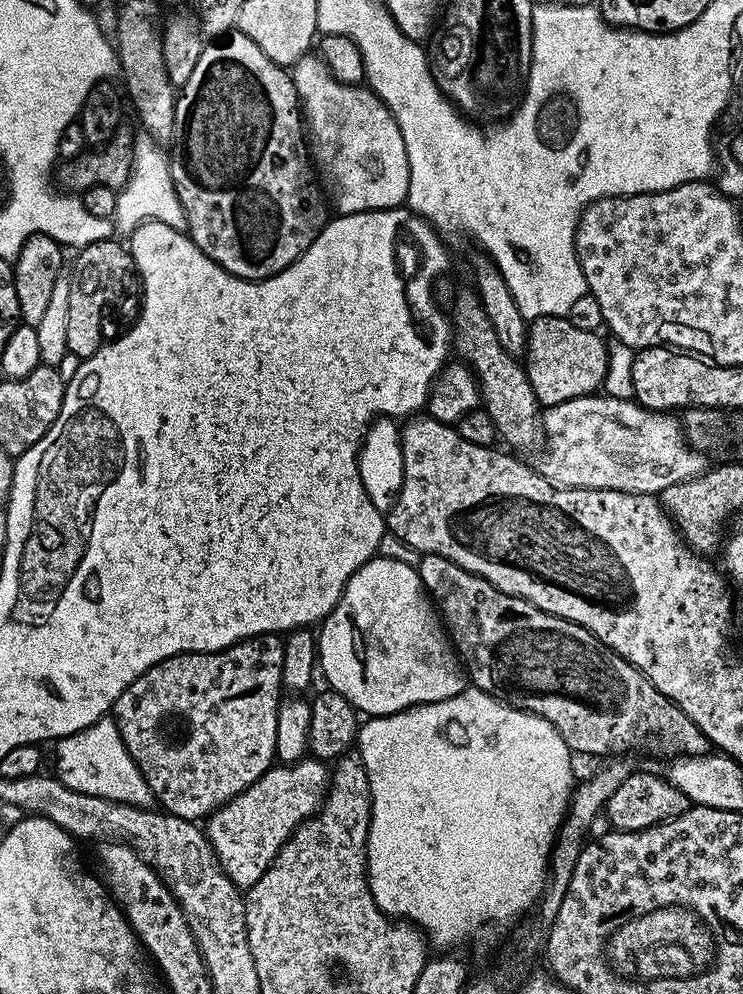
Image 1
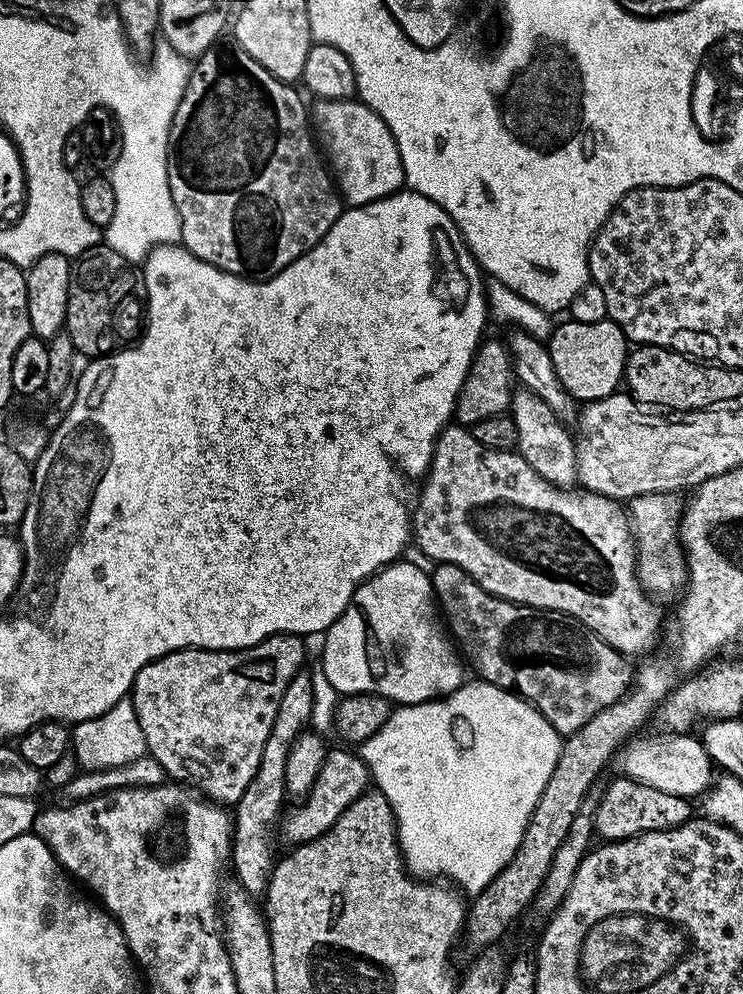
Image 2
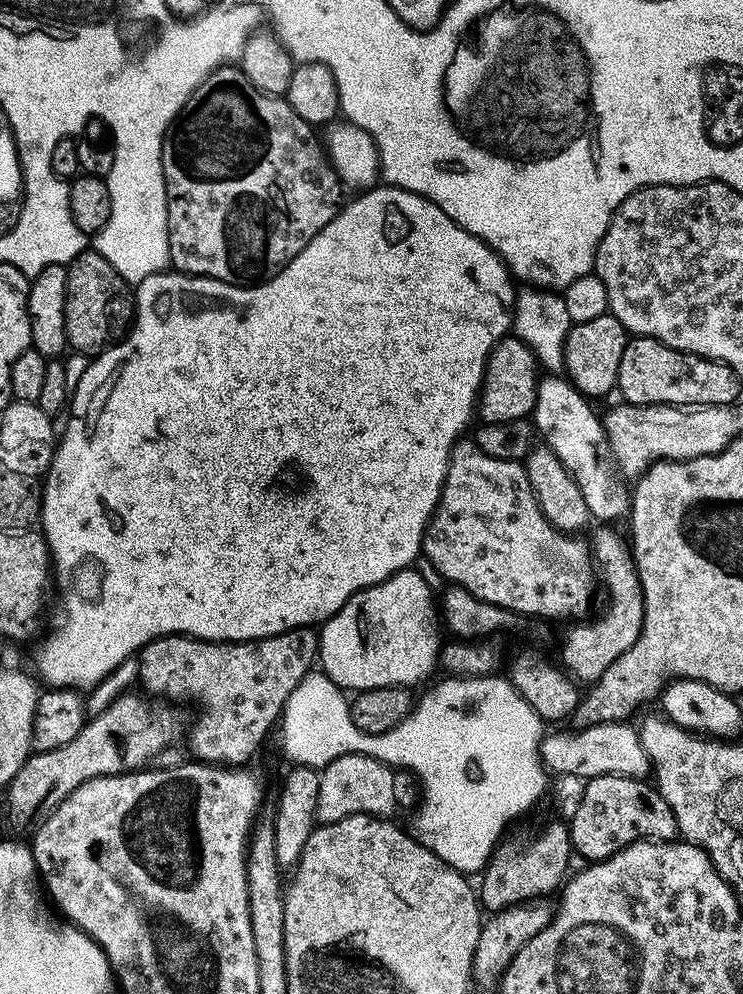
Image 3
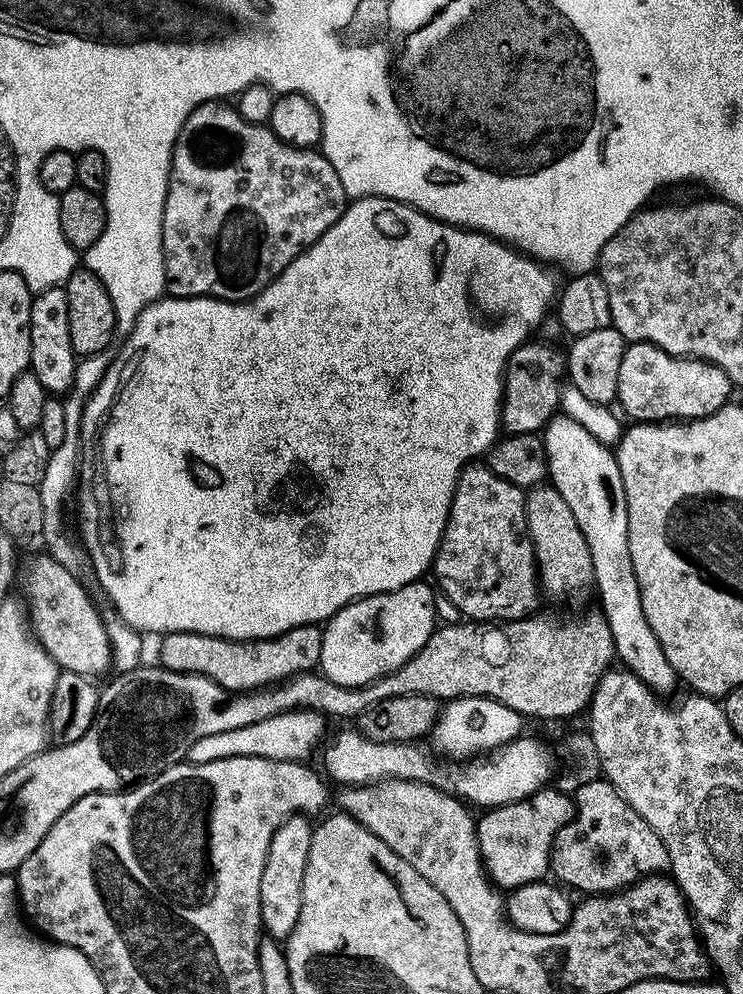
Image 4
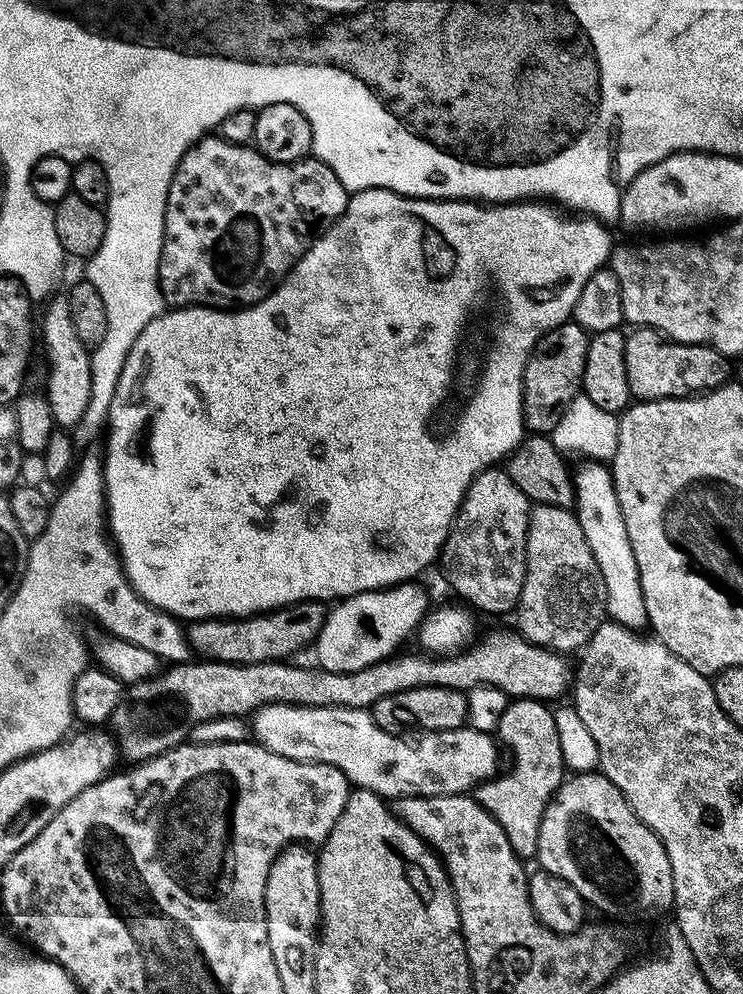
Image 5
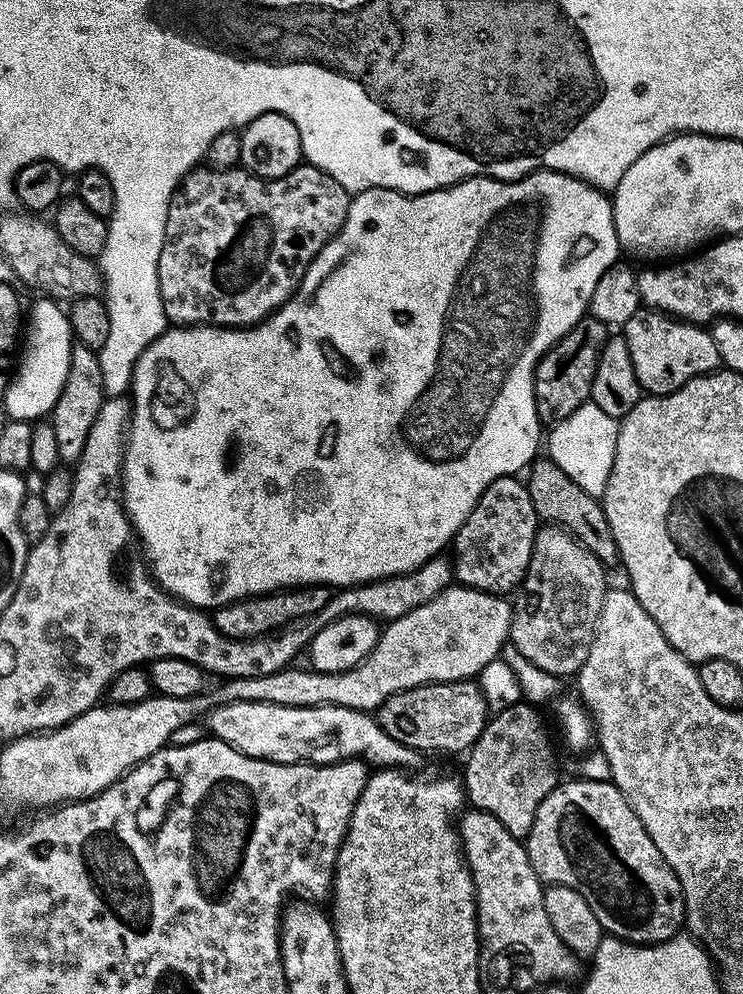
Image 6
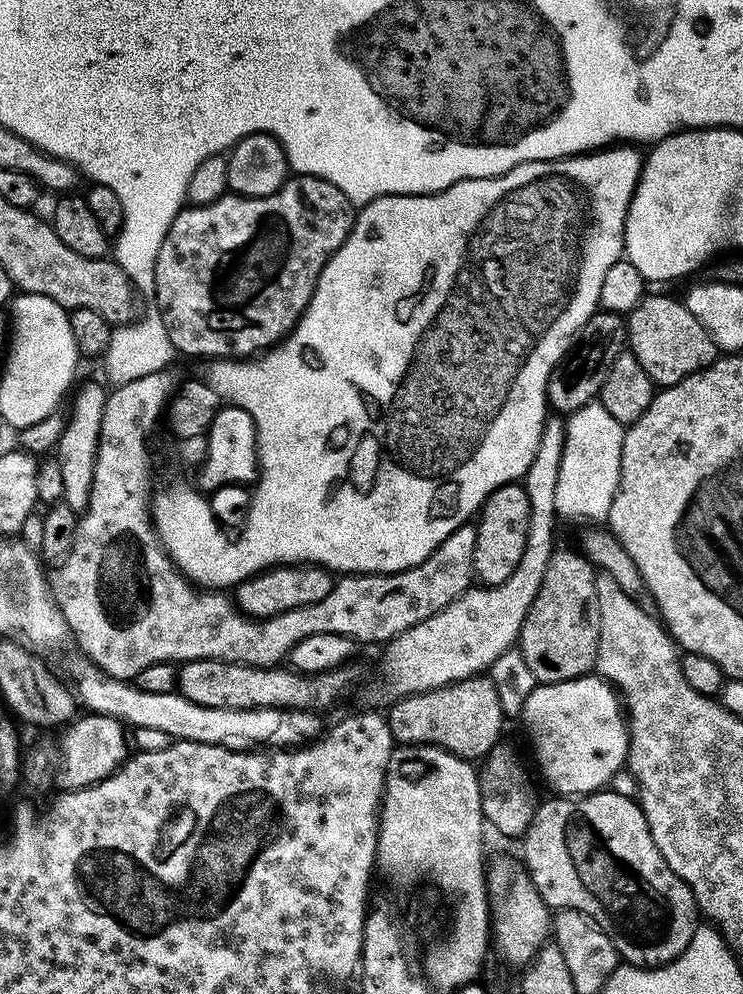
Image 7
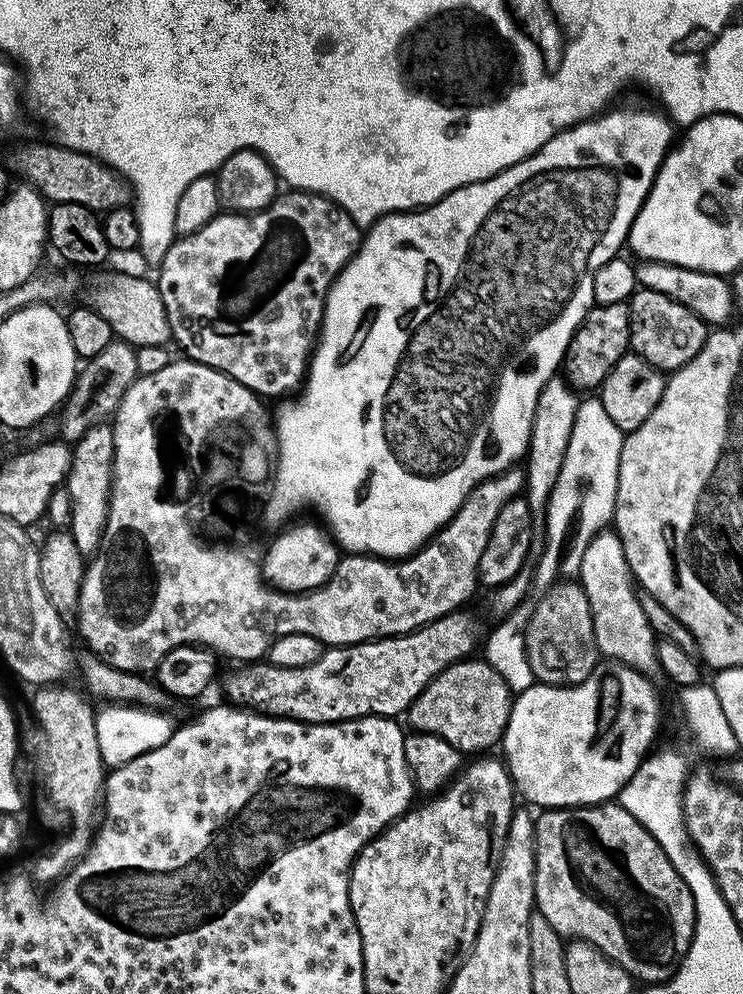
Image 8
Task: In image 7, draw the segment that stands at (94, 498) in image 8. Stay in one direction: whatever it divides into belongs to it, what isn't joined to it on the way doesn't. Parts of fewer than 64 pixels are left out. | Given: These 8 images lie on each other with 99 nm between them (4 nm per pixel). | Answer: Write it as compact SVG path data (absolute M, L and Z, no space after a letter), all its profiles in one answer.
M96 380L78 388L75 389L76 397L72 400L72 413L67 413L62 438L55 446L54 458L58 462L59 468L62 469L63 503L68 504L70 510L80 514L87 507L90 486L94 480L94 462L98 454L102 410L106 410L108 392Z

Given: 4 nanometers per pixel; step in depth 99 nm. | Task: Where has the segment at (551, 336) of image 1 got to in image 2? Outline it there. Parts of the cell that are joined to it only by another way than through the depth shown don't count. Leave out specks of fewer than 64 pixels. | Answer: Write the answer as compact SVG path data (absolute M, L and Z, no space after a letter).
M571 318L565 320L565 324L555 325L546 344L562 386L577 402L591 402L612 395L621 387L624 367L628 365L630 344L624 339L623 330L610 319L589 324Z

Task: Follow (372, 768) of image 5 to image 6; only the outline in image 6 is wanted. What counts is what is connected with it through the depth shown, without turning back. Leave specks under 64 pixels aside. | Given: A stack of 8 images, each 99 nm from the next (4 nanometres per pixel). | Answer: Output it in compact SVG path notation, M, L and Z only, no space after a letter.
M238 701L230 705L220 705L217 708L210 709L206 715L206 728L215 739L226 742L234 750L238 750L242 754L246 754L250 758L258 758L259 760L269 760L270 762L278 762L279 764L337 764L340 760L350 760L359 758L364 761L365 765L381 768L403 768L405 770L413 767L412 763L418 759L418 753L415 748L410 746L402 746L402 742L394 742L394 738L390 738L390 734L386 734L386 730L380 728L380 724L367 711L358 709L343 708L341 705L312 705L309 708L302 706L286 706L267 704L260 701Z

